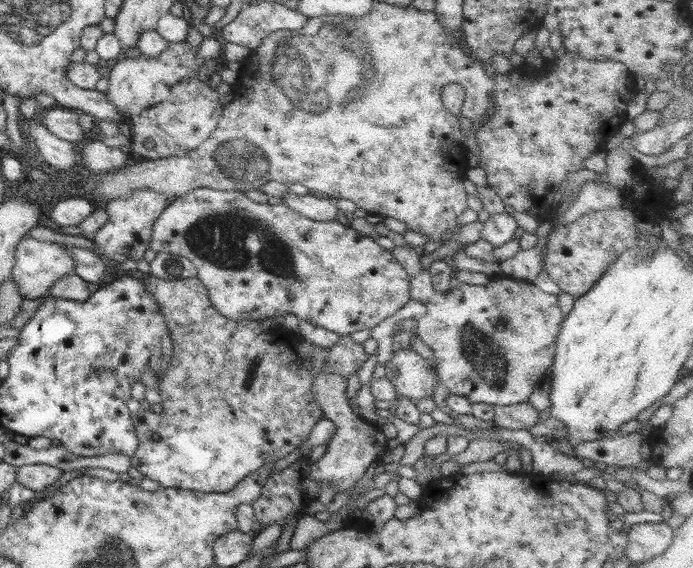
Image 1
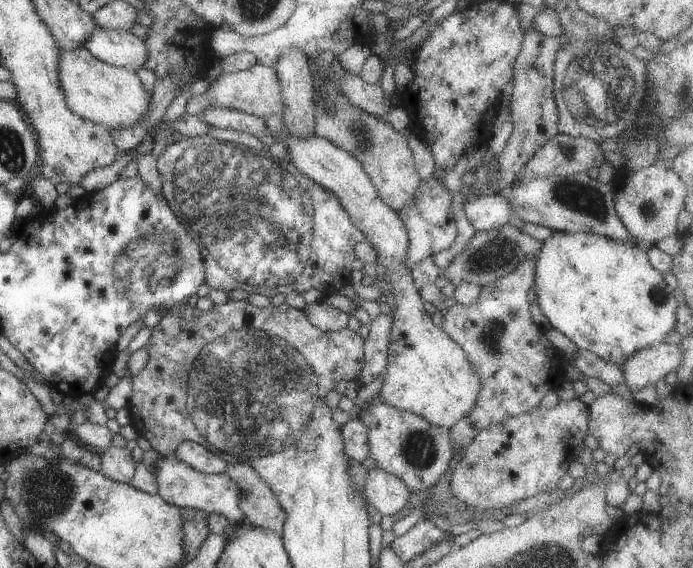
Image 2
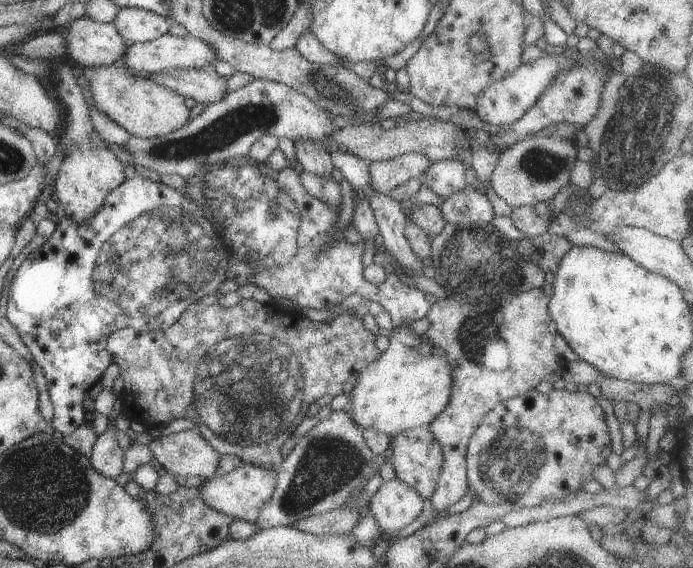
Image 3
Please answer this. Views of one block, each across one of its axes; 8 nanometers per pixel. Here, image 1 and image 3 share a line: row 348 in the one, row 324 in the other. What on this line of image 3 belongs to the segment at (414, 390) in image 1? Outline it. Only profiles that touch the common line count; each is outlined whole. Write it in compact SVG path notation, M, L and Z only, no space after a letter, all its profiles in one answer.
M411 324L394 328L388 337L388 348L359 374L356 385L349 392L352 401L346 410L362 430L374 428L392 437L403 430L429 425L447 407L453 385L453 370L443 350L424 340L424 334L418 335L411 328Z

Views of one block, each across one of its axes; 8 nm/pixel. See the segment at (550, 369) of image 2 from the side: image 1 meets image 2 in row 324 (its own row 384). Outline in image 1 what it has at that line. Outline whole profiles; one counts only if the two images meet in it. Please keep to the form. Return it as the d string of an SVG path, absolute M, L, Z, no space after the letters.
M516 279L490 281L486 285L460 283L447 293L435 293L428 302L427 312L415 332L434 353L437 378L450 395L467 398L471 403L510 406L526 403L534 386L553 365L557 353L557 336L565 316L558 306L556 295L545 293L533 283Z

